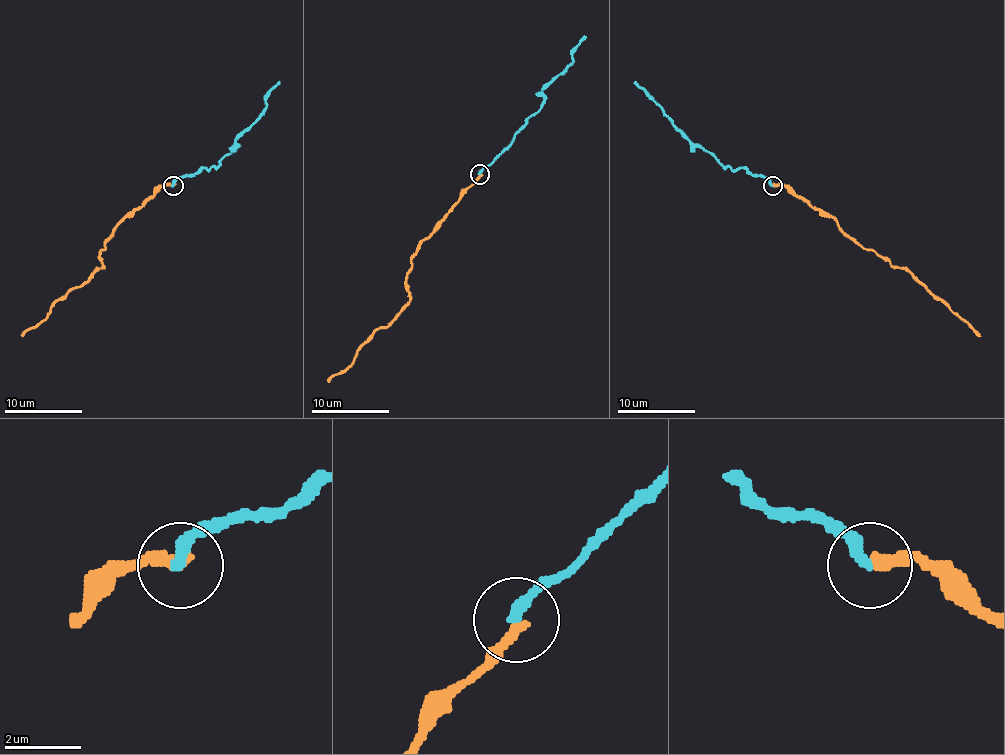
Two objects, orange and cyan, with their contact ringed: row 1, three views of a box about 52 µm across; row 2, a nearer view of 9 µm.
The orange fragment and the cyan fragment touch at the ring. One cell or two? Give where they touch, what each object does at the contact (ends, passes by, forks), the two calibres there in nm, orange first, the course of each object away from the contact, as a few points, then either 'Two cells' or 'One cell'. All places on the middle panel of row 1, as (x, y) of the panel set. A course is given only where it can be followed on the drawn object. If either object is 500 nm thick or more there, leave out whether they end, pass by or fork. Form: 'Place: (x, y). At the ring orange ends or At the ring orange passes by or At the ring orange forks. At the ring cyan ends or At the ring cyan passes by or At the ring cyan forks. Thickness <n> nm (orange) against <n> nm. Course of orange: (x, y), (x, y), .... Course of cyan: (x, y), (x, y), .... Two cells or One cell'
Place: (479, 174). At the ring orange ends. At the ring cyan ends. Thickness 320 nm (orange) against 320 nm. Course of orange: (479, 175), (438, 228), (420, 244), (407, 275), (407, 304), (368, 341), (354, 361), (329, 382). Course of cyan: (479, 173), (539, 109), (543, 97), (541, 91), (573, 60), (573, 50), (586, 37). One cell

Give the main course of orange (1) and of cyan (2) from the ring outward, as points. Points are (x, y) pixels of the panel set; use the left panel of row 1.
1: (172, 186), (165, 184), (141, 208), (131, 211), (100, 250), (102, 266), (61, 297), (47, 315), (22, 336)
2: (172, 186), (182, 176), (215, 167), (233, 151), (235, 141), (266, 106), (266, 94), (280, 81)

